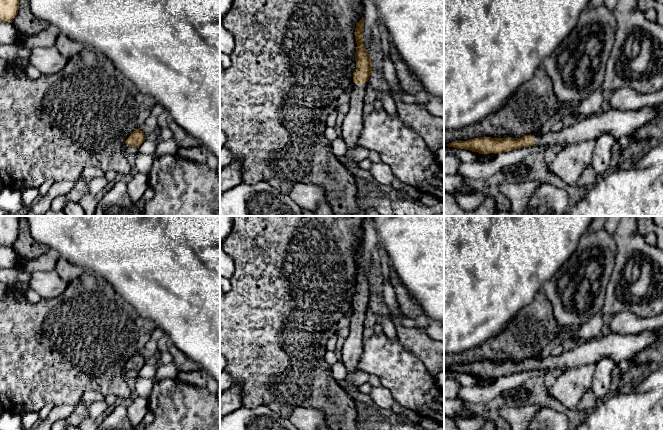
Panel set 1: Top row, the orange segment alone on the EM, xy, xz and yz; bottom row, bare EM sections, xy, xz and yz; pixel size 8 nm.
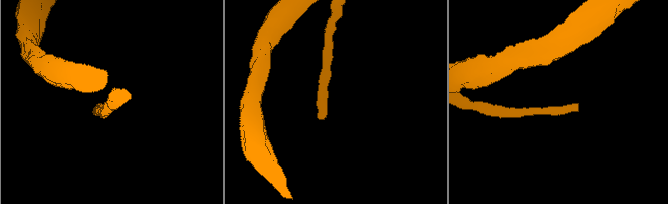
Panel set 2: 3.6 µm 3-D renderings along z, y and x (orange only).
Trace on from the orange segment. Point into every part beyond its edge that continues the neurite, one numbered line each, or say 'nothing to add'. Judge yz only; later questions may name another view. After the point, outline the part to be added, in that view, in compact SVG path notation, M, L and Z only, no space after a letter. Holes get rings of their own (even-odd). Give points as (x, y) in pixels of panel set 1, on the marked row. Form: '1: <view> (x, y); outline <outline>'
1: yz (617, 123); outline M656 106L628 111L608 109L605 112L576 120L558 132L550 131L531 135L535 136L534 145L561 145L563 147L586 140L597 140L606 134L613 136L614 139L619 139L622 136L630 136L653 120L656 115Z

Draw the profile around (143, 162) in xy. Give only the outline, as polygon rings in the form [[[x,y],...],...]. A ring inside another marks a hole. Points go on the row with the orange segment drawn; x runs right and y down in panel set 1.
[[[138,153],[135,156],[135,165],[137,172],[148,174],[154,162],[154,155]]]

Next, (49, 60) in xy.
[[[52,46],[32,49],[27,61],[42,74],[54,74],[66,66],[69,58],[62,55],[55,46]]]

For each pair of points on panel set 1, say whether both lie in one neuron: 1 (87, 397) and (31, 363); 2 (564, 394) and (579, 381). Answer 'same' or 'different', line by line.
1: different
2: same

